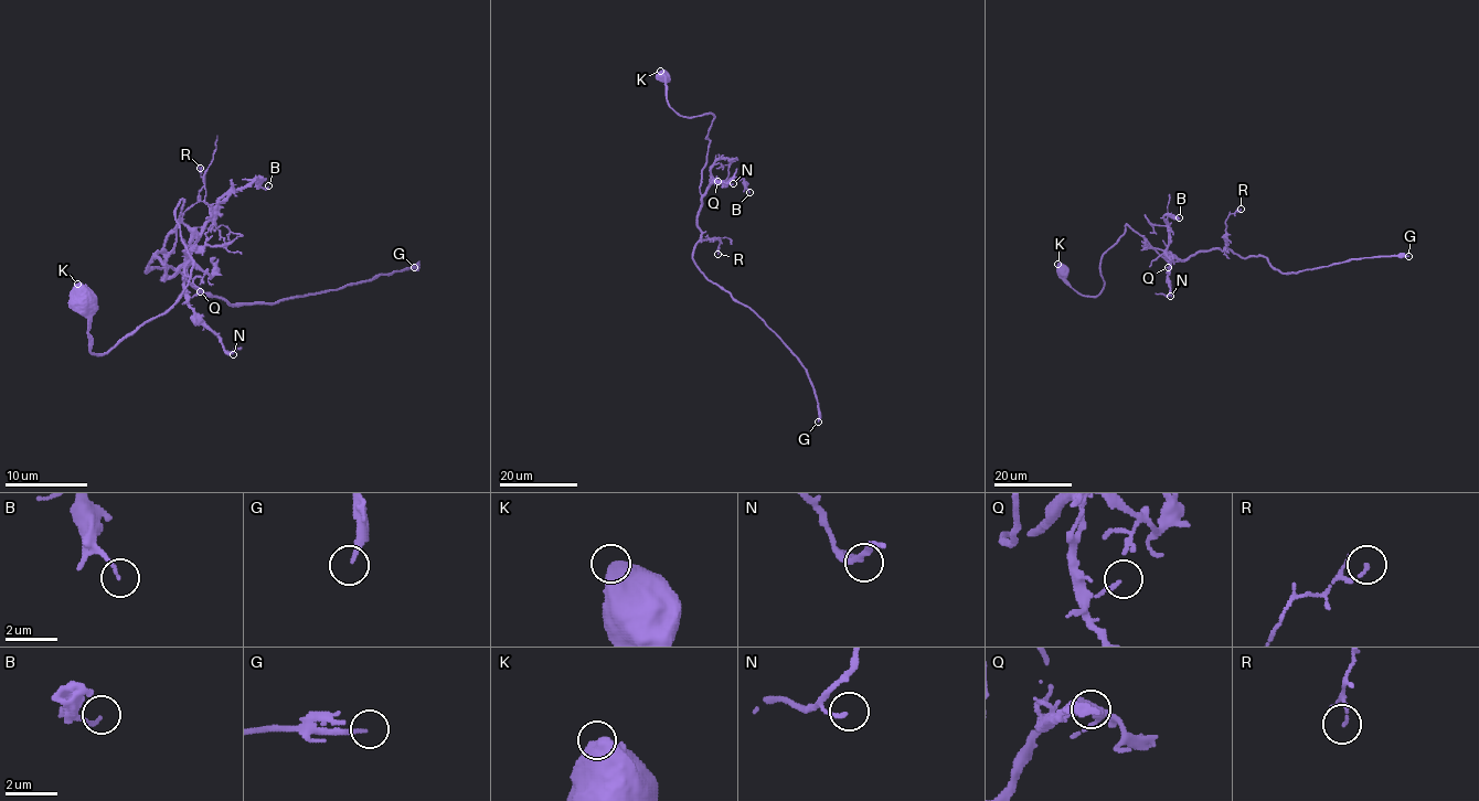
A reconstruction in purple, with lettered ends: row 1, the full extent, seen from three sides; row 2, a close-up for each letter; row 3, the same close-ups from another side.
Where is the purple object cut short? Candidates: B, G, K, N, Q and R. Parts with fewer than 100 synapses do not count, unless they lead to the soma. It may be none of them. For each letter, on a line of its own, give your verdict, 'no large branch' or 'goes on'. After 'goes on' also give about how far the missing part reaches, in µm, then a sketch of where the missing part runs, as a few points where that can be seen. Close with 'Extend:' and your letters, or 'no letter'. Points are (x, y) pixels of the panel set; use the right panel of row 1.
B: no large branch
G: goes on; about 140 µm are missing
K: no large branch
N: no large branch
Q: no large branch
R: no large branch
Extend: G

